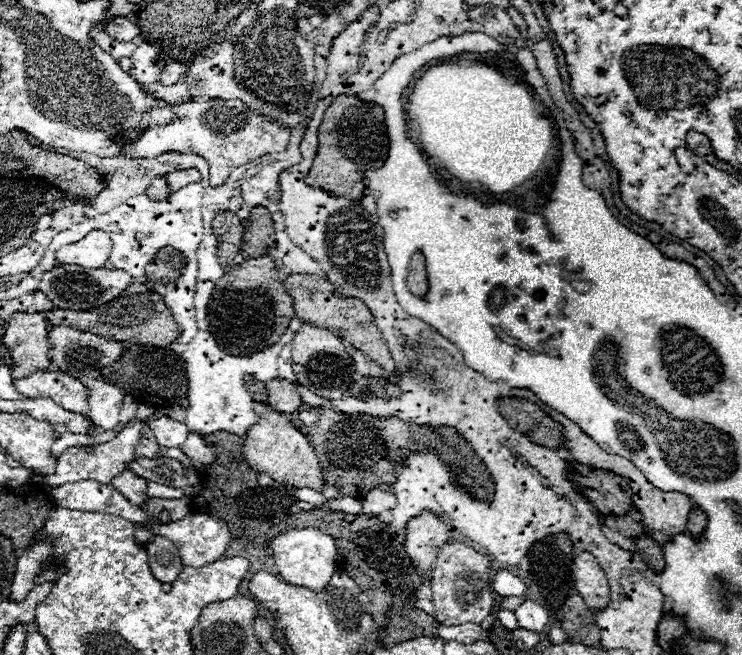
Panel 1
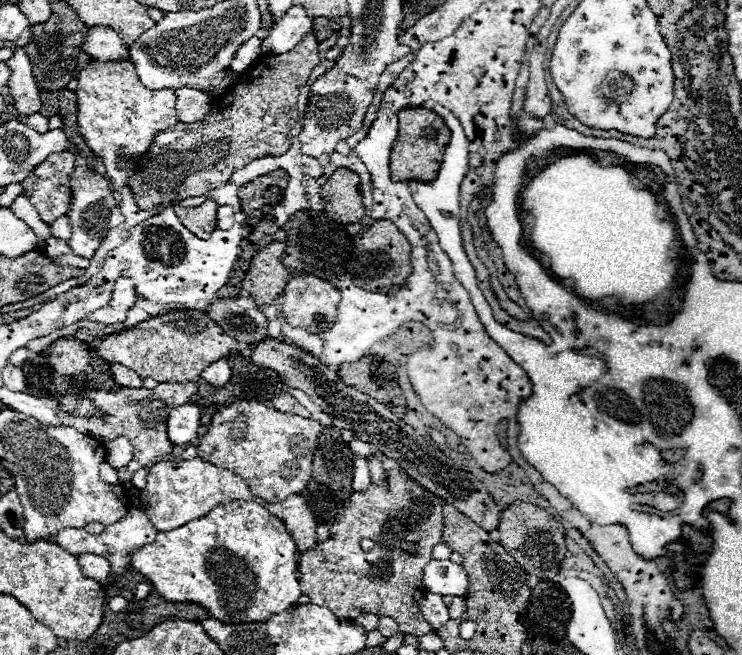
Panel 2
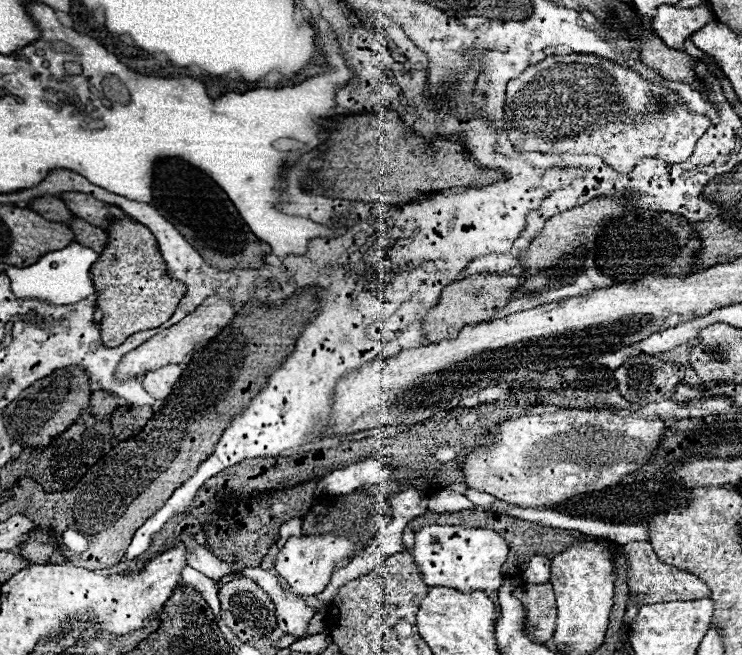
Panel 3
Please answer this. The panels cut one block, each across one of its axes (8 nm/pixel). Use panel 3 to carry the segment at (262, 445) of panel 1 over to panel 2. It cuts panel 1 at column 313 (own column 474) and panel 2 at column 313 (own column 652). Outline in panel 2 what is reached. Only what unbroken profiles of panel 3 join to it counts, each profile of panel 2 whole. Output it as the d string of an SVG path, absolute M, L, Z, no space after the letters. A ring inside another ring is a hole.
M238 402L212 416L210 428L198 444L198 456L240 474L254 498L276 504L290 494L300 494L310 482L320 432L318 420L278 412L260 402Z

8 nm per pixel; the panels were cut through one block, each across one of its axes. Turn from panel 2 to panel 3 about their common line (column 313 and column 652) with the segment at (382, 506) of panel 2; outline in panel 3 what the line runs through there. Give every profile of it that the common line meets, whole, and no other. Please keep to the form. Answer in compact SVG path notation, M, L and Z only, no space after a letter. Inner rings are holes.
M628 542L624 544L624 552L628 558L628 588L630 592L640 592L646 598L646 604L658 602L674 602L674 600L700 600L710 596L710 588L694 574L686 570L676 570L674 566L664 564L654 554L648 542Z

